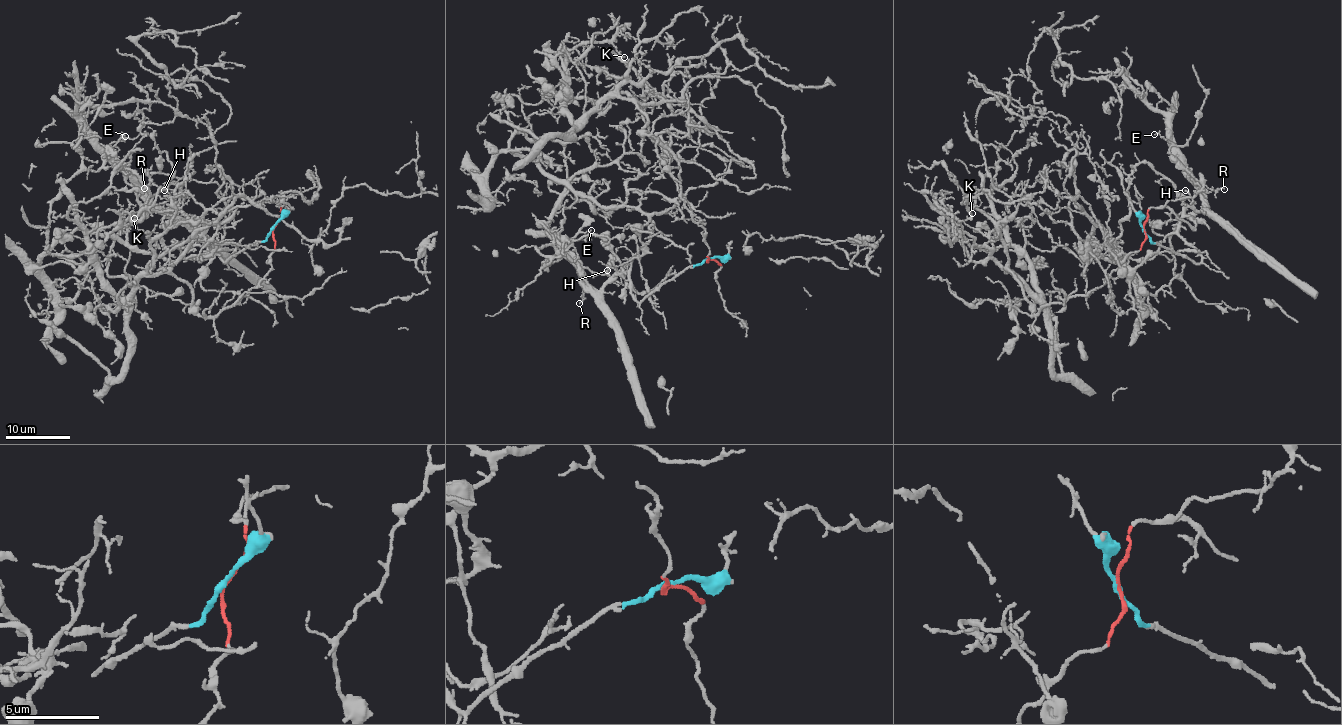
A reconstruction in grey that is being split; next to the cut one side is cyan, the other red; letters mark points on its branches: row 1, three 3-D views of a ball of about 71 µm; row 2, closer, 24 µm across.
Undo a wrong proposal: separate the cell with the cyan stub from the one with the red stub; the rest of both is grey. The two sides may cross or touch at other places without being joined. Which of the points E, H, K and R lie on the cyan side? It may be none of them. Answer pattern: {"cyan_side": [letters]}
{"cyan_side": ["E", "H", "R"]}

